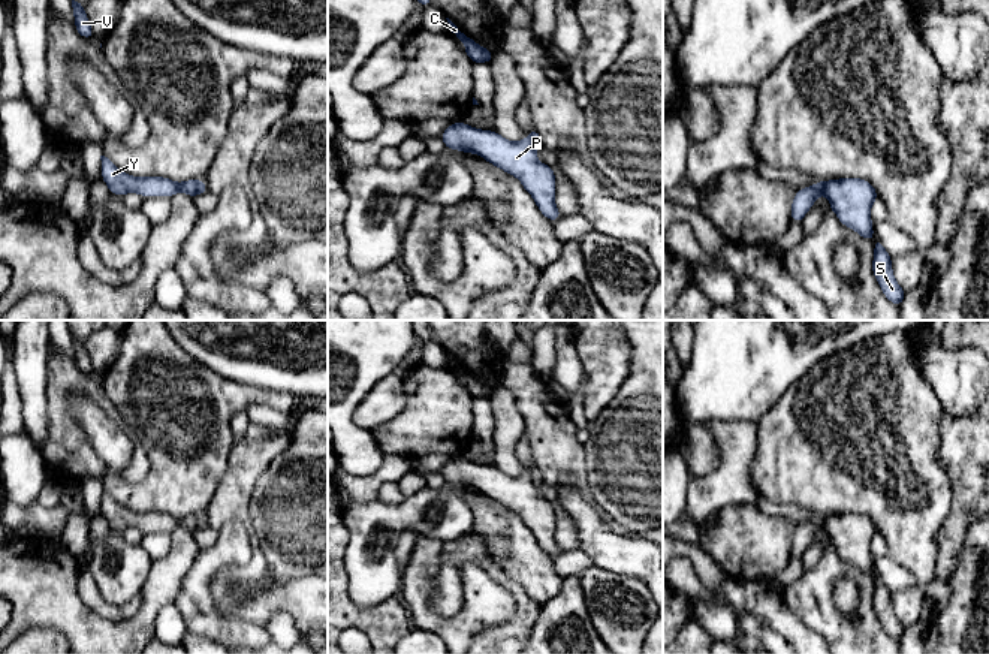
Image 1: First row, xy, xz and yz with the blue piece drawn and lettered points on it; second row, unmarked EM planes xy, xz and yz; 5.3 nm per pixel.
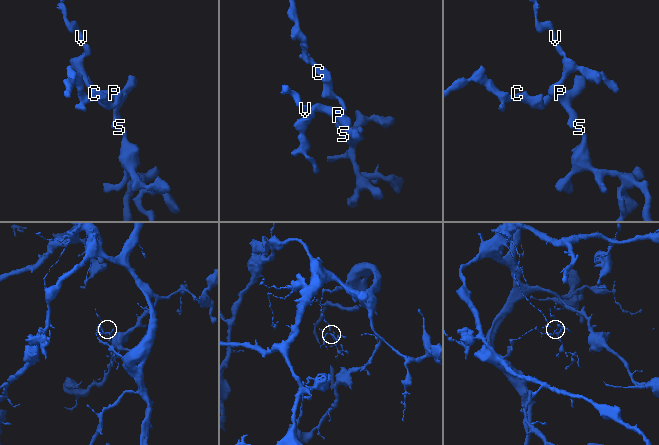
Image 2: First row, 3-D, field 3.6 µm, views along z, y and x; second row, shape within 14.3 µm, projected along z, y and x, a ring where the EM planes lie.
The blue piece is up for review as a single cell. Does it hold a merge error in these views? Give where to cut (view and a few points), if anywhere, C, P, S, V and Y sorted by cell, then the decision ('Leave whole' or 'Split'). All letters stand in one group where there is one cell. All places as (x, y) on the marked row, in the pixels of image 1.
Split along xy (195, 181), (196, 193). Groups: C / P S V Y. Split

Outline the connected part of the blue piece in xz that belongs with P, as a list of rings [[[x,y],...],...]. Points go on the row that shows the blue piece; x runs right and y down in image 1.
[[[453,123],[441,133],[441,139],[446,148],[467,154],[476,153],[504,172],[515,175],[546,218],[555,221],[561,217],[555,207],[554,169],[539,162],[530,138],[510,142],[497,132]]]

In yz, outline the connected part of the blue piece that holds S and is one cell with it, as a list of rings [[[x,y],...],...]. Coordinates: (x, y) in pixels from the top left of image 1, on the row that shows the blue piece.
[[[839,178],[821,181],[821,195],[826,195],[830,201],[830,211],[833,211],[842,226],[848,226],[856,230],[862,238],[871,239],[875,251],[872,260],[872,272],[878,280],[878,284],[884,296],[901,307],[905,290],[896,283],[892,271],[892,257],[886,251],[881,241],[872,239],[872,218],[869,210],[878,193],[872,184],[860,178]]]

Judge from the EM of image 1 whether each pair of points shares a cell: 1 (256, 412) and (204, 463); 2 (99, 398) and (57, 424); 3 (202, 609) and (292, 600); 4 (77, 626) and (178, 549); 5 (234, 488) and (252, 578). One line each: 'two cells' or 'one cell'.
1: two cells
2: one cell
3: two cells
4: one cell
5: one cell

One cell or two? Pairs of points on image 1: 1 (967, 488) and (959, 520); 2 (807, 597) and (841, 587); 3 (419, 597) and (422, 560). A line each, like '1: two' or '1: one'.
1: one
2: two
3: one

